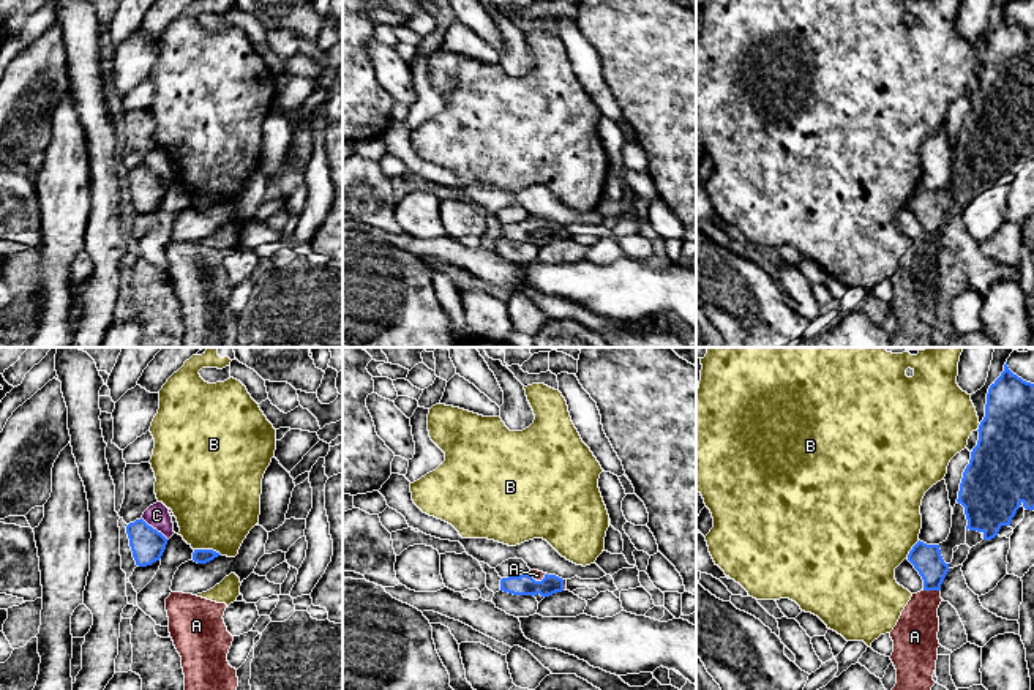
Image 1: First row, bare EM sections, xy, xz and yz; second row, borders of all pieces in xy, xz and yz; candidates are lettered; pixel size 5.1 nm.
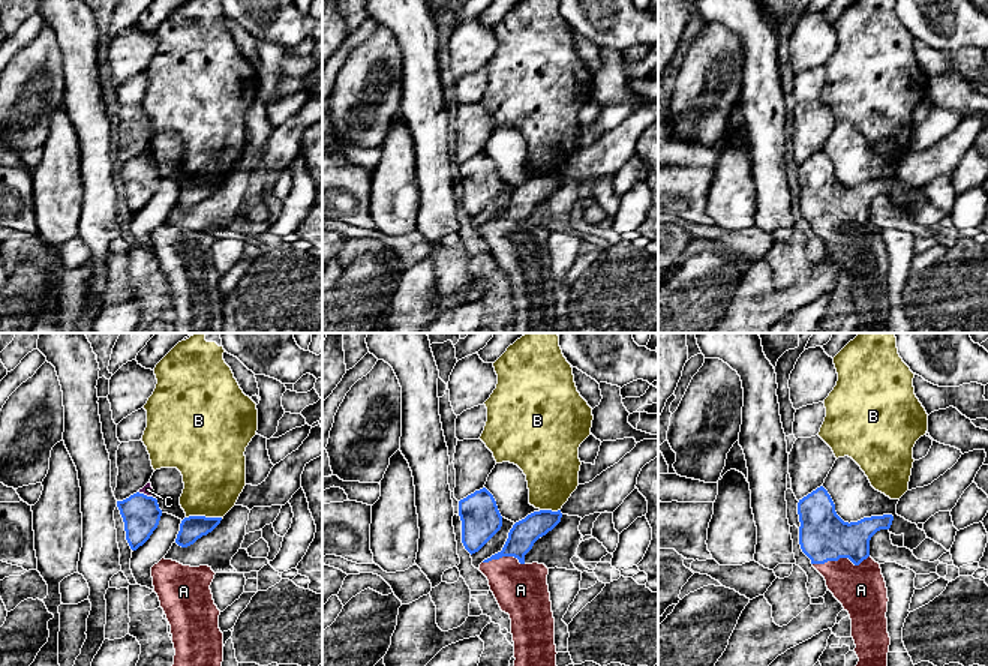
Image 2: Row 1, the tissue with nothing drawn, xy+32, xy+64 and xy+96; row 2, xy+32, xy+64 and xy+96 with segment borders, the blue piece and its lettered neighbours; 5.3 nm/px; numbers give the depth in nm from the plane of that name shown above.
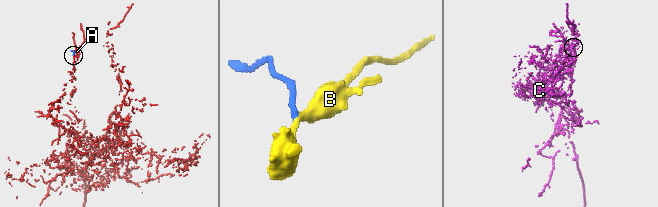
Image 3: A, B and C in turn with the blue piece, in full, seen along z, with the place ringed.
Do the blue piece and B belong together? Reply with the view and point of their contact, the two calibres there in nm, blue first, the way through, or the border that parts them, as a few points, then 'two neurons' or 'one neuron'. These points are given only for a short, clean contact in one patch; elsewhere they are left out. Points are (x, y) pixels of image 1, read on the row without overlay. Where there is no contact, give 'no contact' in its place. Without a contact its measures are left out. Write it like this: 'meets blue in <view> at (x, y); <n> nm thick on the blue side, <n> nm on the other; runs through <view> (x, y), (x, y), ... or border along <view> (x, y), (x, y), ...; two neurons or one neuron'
meets blue in xy at (209, 196); 80 nm thick on the blue side, 440 nm on the other; two neurons

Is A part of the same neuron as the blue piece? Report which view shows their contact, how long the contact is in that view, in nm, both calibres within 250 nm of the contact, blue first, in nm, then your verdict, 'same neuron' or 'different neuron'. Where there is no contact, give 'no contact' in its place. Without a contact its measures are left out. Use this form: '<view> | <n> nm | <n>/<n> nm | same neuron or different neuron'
yz | 90 nm | 150/220 nm | same neuron

